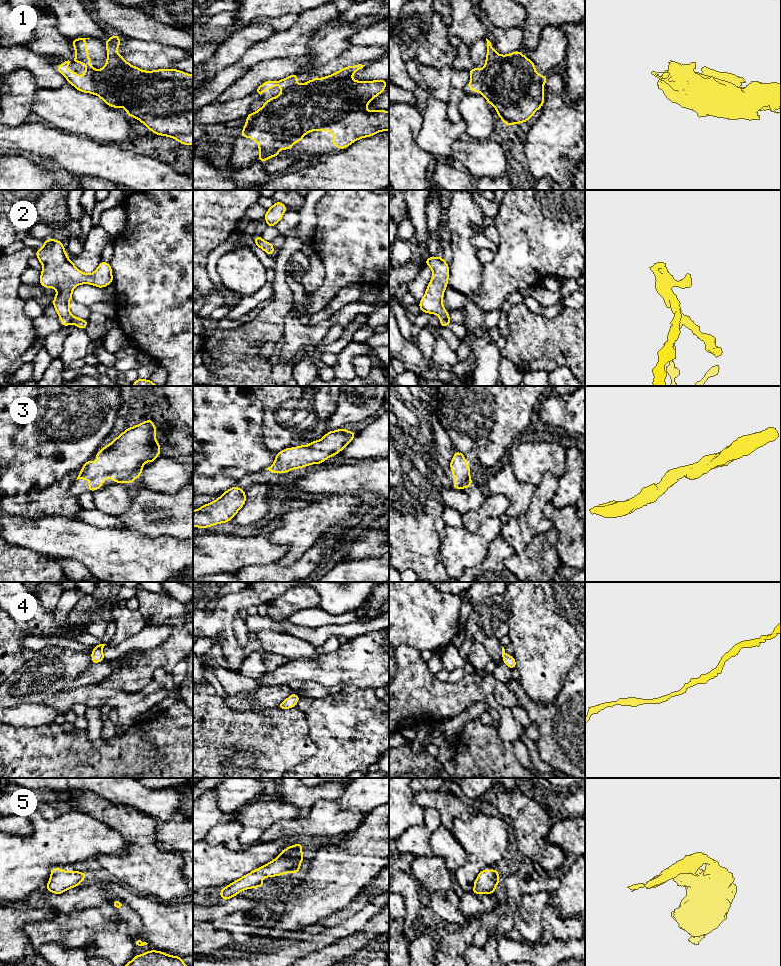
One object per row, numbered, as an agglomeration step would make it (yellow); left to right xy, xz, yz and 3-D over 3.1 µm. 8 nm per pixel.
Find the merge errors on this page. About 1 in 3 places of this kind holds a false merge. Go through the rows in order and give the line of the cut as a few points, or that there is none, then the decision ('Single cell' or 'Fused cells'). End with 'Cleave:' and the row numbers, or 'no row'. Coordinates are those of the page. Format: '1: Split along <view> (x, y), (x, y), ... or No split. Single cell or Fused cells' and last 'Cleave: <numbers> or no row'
1: Split along yz (483, 69), (482, 90), (480, 93). Fused cells
2: No split. Single cell
3: No split. Single cell
4: No split. Single cell
5: No split. Single cell
Cleave: 1

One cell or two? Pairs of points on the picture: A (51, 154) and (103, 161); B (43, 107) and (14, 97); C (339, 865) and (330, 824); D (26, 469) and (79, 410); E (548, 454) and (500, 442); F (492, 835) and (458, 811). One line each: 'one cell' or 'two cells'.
A: one cell
B: two cells
C: two cells
D: one cell
E: two cells
F: two cells

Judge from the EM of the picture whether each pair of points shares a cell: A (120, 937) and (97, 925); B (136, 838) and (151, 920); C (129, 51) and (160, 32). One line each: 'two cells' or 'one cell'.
A: two cells
B: two cells
C: two cells

